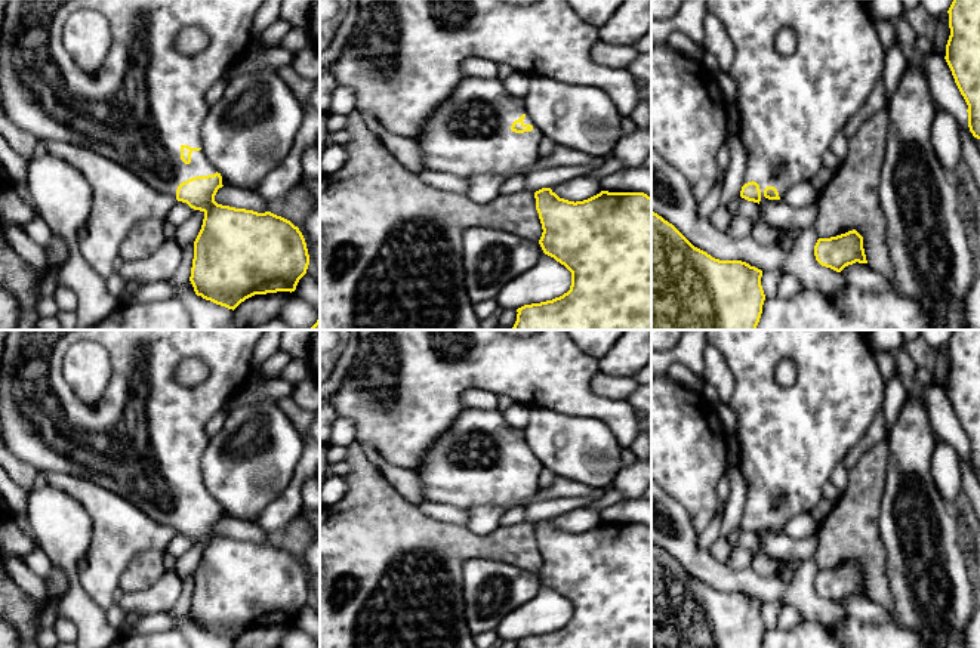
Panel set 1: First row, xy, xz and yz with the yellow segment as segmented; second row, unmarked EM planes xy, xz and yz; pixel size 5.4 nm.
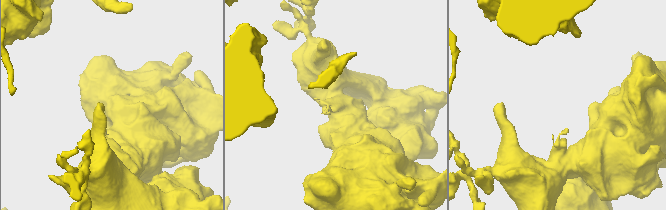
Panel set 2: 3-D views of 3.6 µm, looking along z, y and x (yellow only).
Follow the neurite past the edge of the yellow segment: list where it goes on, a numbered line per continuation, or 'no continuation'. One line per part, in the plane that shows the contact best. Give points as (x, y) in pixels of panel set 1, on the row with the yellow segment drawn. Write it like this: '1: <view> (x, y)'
1: xy (145, 99)

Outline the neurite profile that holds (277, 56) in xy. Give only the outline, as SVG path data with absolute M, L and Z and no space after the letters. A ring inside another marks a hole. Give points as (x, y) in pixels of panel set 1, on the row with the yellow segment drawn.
M281 46L268 49L265 52L250 52L246 53L237 64L234 64L228 74L226 80L234 80L241 74L255 72L262 67L284 67L290 65L295 55Z

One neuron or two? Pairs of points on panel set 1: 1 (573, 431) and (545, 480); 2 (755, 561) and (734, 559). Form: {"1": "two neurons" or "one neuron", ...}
{"1": "two neurons", "2": "one neuron"}

